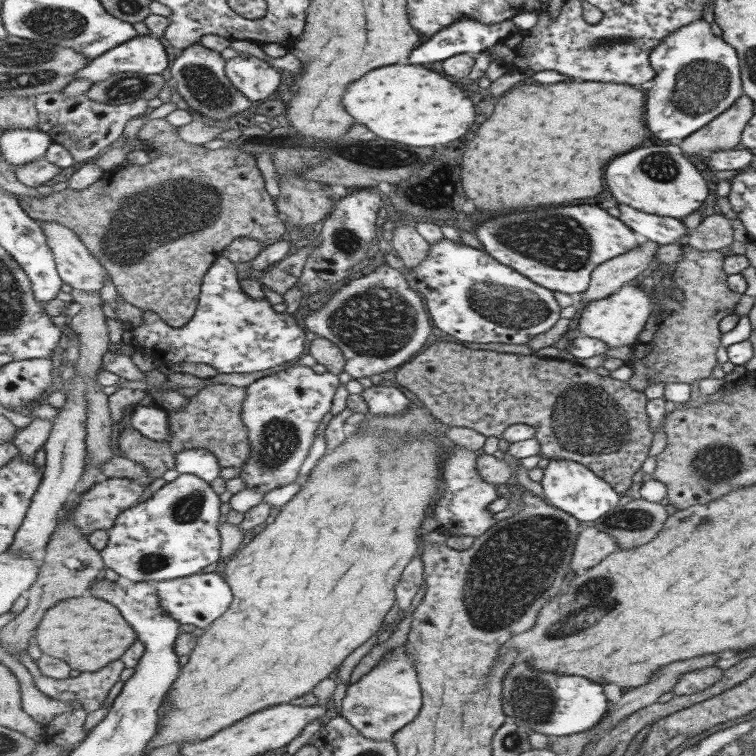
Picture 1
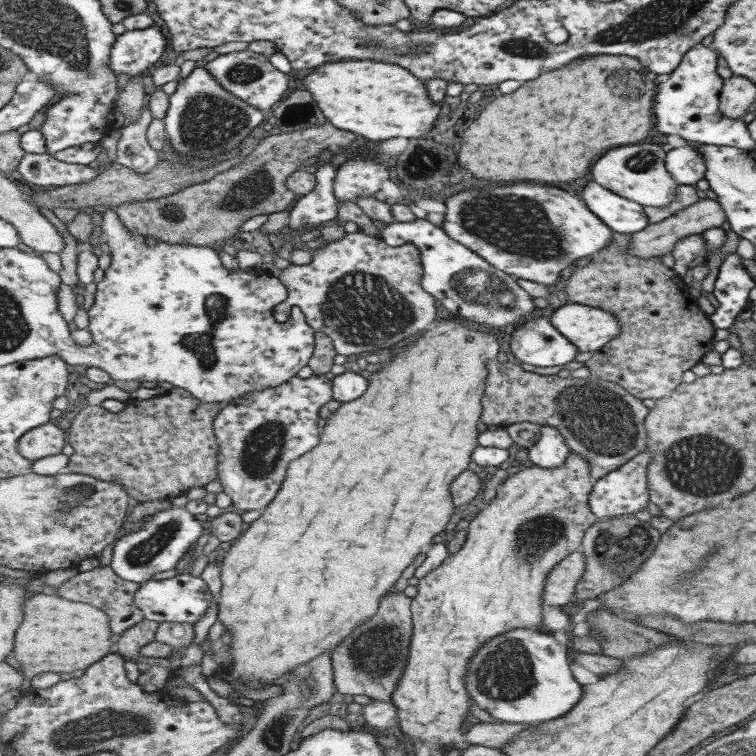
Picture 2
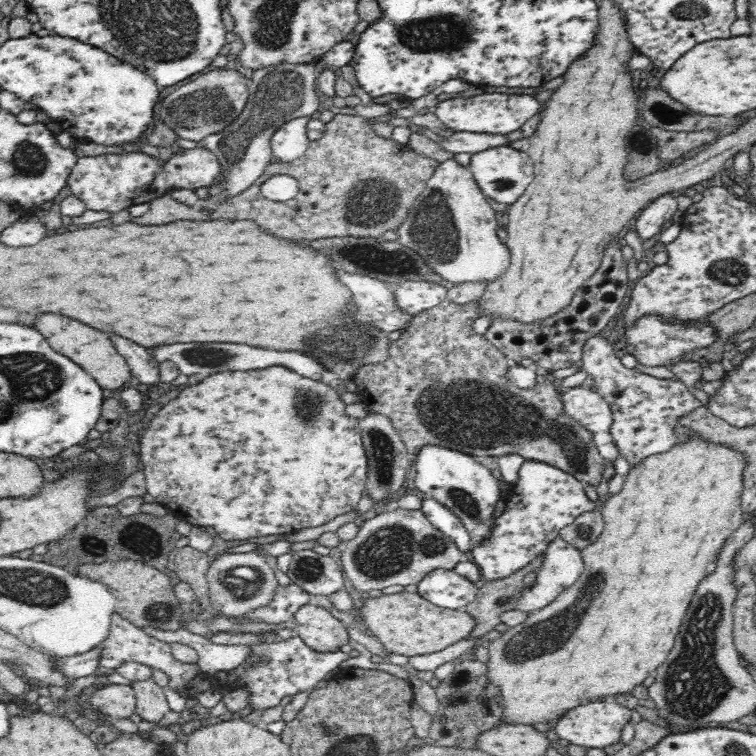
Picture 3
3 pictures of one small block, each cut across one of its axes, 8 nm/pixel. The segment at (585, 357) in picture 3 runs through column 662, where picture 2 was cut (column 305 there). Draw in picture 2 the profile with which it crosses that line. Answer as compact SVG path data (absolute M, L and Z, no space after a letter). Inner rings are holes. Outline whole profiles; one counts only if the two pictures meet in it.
M313 374L306 379L294 376L281 386L256 390L224 405L214 429L222 450L218 480L224 493L233 499L231 510L265 510L273 503L294 460L322 443L320 410L333 399L333 379Z

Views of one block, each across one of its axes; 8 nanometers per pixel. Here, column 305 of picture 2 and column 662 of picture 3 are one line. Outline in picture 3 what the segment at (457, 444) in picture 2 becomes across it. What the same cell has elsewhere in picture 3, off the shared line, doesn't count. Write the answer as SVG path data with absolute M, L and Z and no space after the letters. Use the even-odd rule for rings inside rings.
M689 432L690 438L684 440L680 447L674 447L669 453L656 455L644 459L644 464L636 471L630 471L620 494L610 495L608 500L601 502L600 512L606 526L602 536L581 550L584 560L584 572L578 578L578 582L562 591L550 604L546 604L540 610L534 610L530 616L513 627L509 627L502 636L494 642L487 642L490 658L486 664L486 677L488 683L498 687L498 705L502 711L501 720L497 726L530 725L534 722L554 723L558 722L571 711L572 708L582 706L592 701L612 700L616 694L631 694L637 686L666 660L674 646L674 638L678 634L680 622L688 610L688 604L692 600L692 592L696 590L696 584L712 572L712 564L716 564L716 552L724 546L724 540L728 538L741 524L743 509L740 503L740 486L742 474L745 468L745 459L742 454L733 452L724 446L713 446L706 441L699 440L696 433Z

